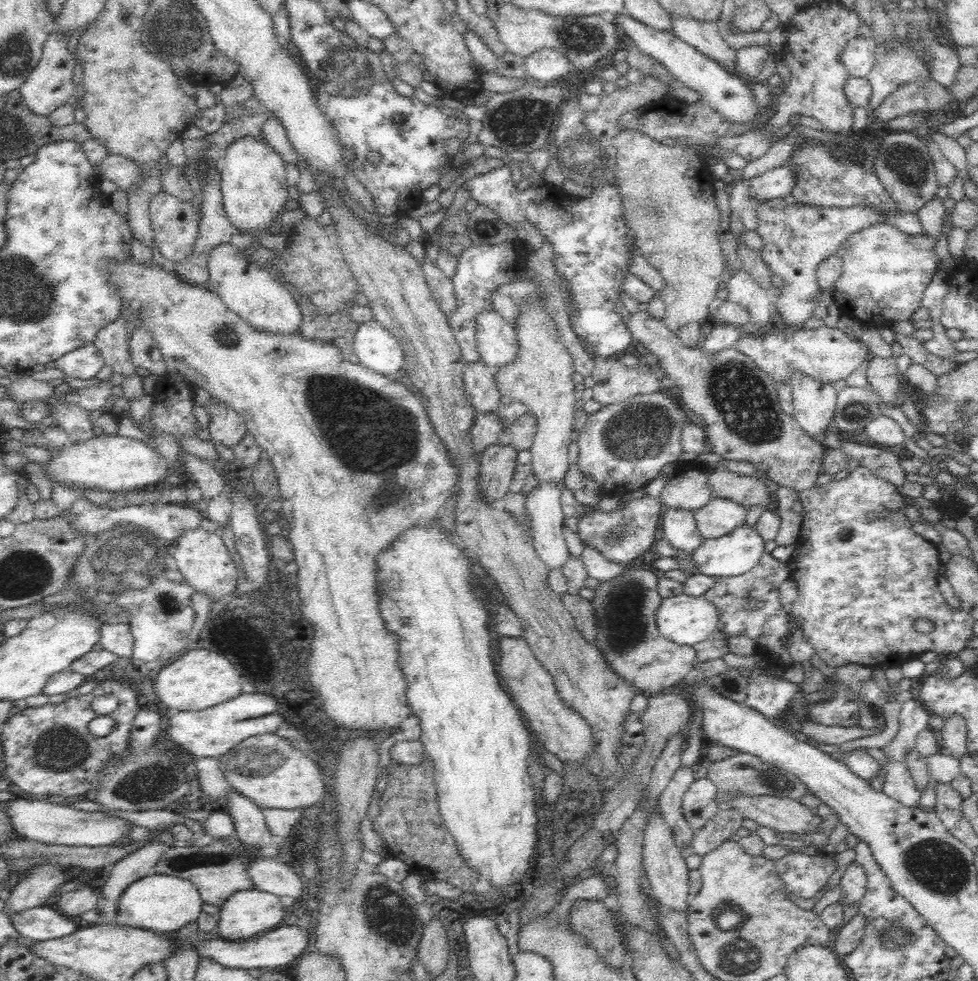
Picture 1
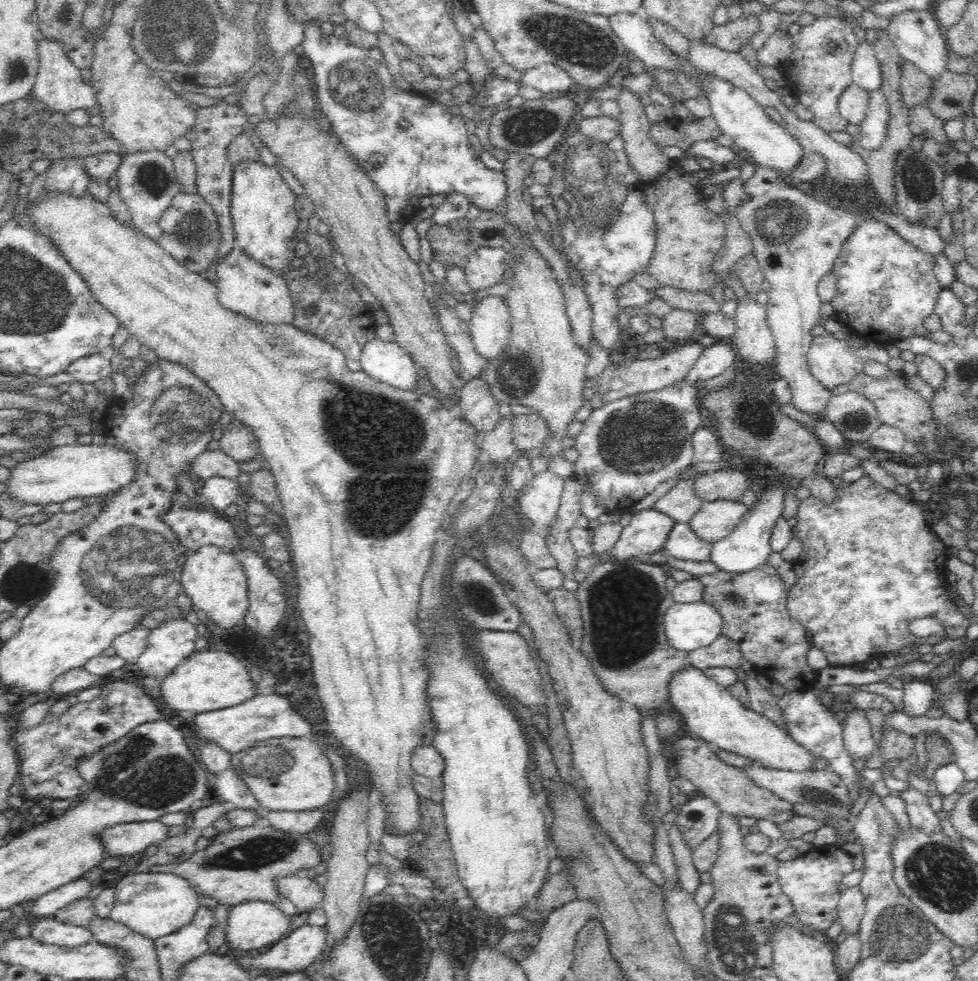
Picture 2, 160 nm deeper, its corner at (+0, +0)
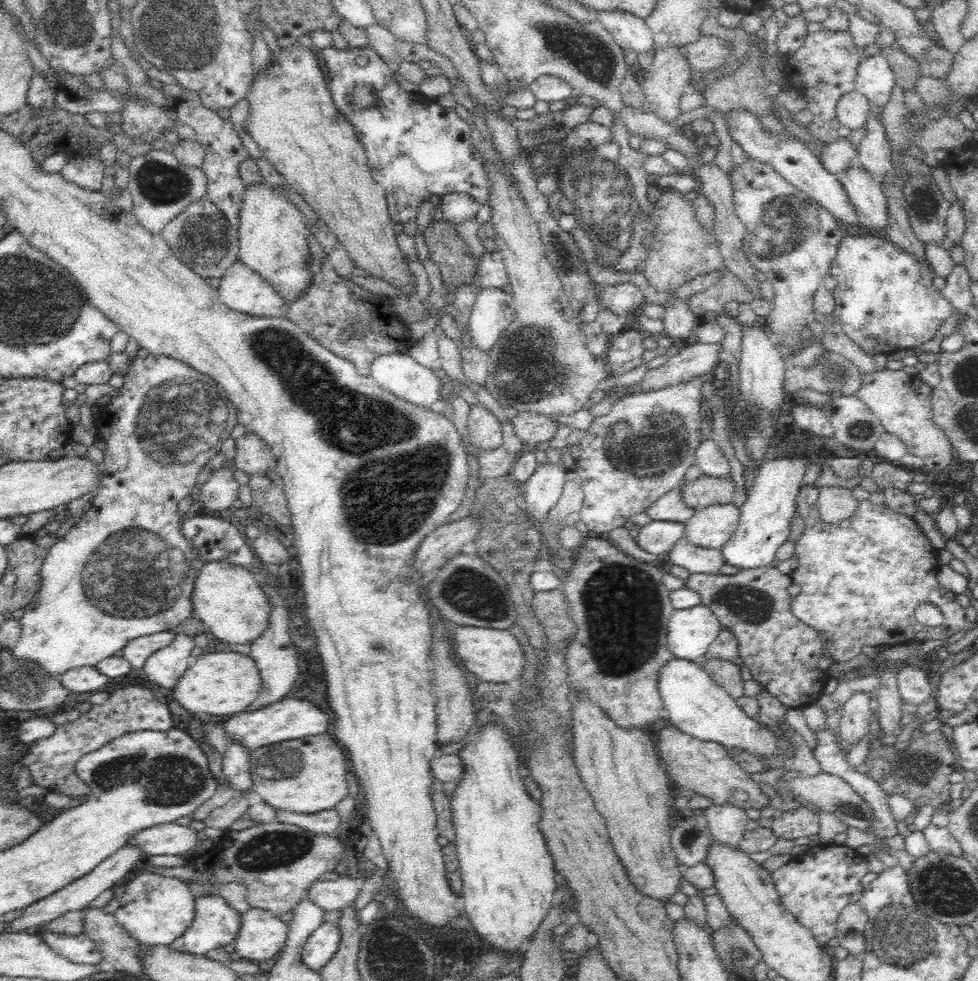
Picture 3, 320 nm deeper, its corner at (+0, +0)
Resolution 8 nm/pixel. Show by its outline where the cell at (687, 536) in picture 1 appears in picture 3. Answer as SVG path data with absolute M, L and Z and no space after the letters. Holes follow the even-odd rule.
M680 538L669 552L669 562L672 565L681 566L689 570L690 574L713 574L718 575L722 566L727 564L721 550L703 549L694 546Z

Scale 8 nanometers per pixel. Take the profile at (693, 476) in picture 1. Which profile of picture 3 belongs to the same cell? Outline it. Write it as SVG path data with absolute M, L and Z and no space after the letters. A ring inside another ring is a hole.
M676 487L654 502L645 513L651 521L681 522L685 525L694 516L695 510L684 505L680 487Z

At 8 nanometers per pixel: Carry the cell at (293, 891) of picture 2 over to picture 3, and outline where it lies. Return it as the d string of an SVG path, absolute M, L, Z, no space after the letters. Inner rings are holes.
M363 875L340 876L336 880L316 881L309 888L306 897L324 911L342 910L346 906L352 906L360 896L364 886Z

